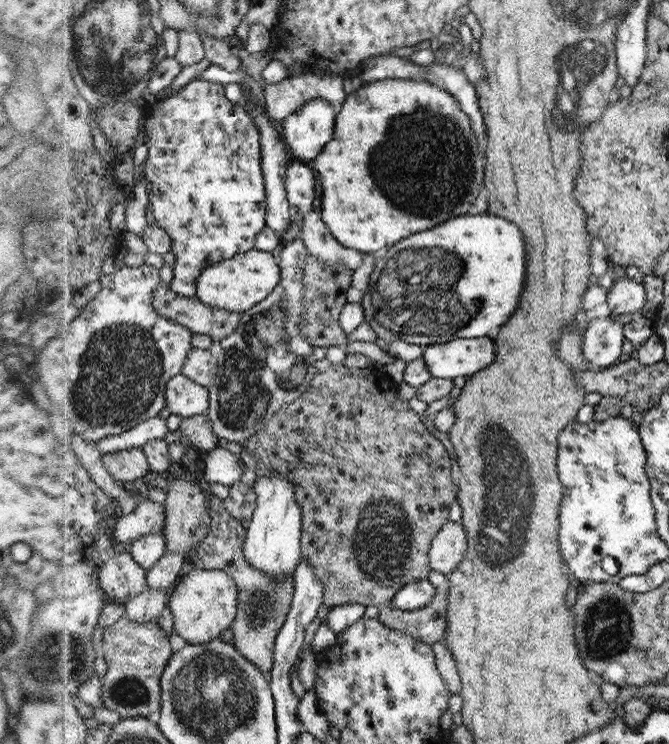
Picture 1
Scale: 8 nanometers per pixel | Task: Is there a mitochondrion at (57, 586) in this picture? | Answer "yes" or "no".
no

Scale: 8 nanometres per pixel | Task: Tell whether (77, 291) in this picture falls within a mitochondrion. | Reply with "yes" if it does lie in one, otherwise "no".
no

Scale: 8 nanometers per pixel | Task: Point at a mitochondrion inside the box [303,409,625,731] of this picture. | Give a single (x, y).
(502, 529)

